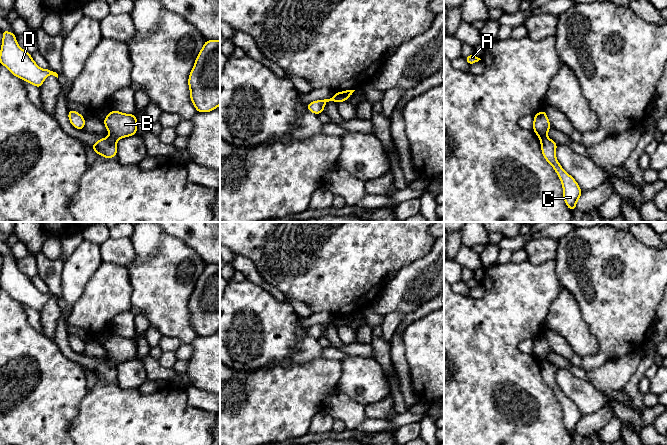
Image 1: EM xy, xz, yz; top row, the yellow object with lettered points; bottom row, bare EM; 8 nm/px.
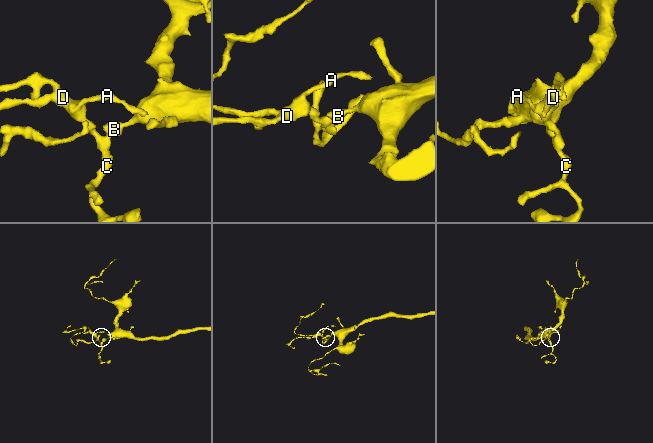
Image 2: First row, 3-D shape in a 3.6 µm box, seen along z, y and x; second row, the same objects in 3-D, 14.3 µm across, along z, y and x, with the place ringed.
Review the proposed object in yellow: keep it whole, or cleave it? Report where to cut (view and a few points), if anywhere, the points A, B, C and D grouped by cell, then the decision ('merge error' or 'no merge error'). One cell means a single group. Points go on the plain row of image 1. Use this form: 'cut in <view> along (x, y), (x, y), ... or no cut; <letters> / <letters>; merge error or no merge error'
cut in xy along (109, 359), (116, 365); A C D / B; merge error

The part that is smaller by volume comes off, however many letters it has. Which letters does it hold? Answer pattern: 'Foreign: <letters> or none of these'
Foreign: A, C, D

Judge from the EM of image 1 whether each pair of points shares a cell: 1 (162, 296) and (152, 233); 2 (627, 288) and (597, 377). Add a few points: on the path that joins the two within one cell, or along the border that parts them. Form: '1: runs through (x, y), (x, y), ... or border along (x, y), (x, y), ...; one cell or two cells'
1: runs through (162, 280), (160, 249); one cell
2: border along (622, 355), (587, 371); two cells

